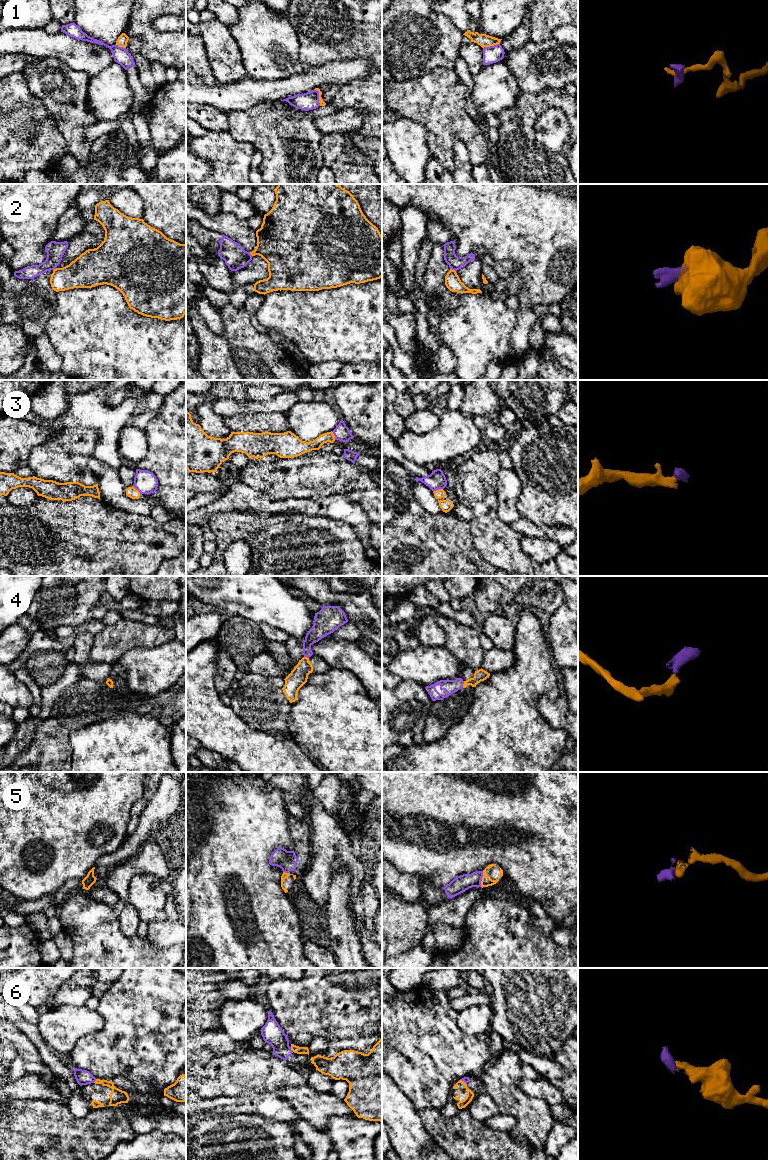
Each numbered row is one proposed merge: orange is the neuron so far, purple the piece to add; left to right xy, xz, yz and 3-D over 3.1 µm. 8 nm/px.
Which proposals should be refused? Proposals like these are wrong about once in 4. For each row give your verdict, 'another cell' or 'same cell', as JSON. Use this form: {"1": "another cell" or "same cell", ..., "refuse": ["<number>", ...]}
{"1": "another cell", "2": "another cell", "3": "another cell", "4": "another cell", "5": "another cell", "6": "same cell", "refuse": ["1", "2", "3", "4", "5"]}

